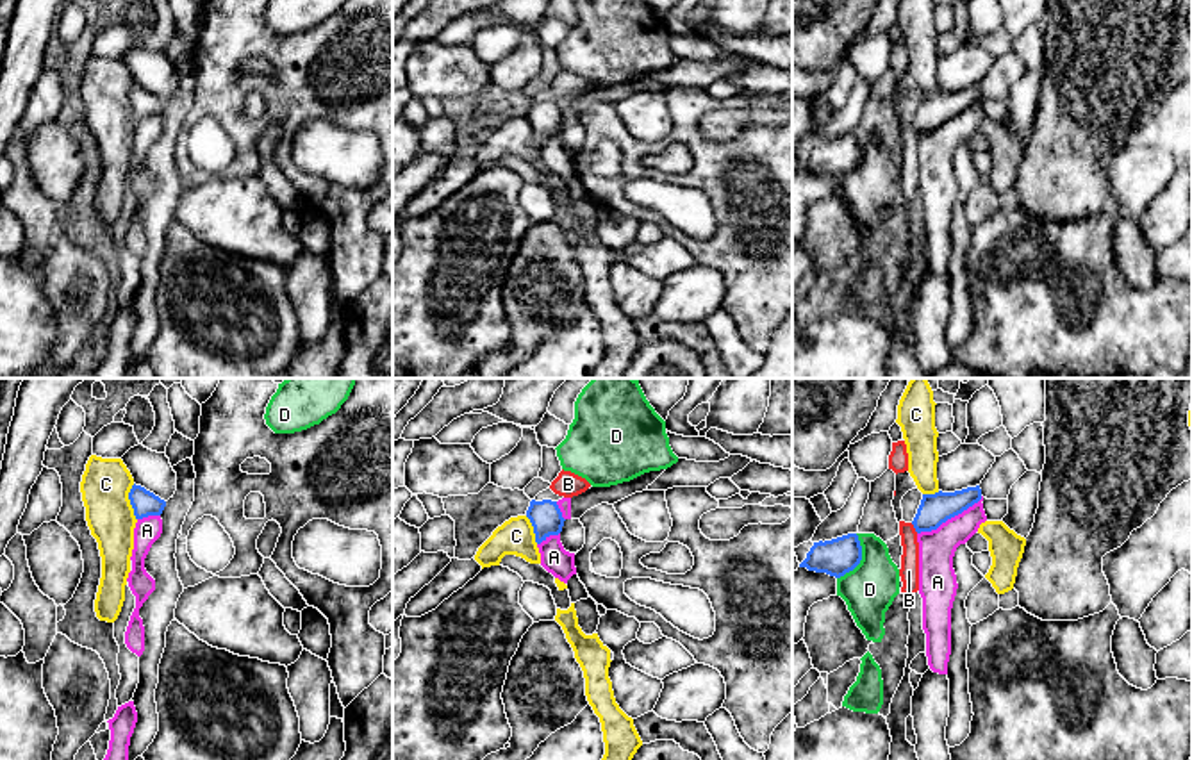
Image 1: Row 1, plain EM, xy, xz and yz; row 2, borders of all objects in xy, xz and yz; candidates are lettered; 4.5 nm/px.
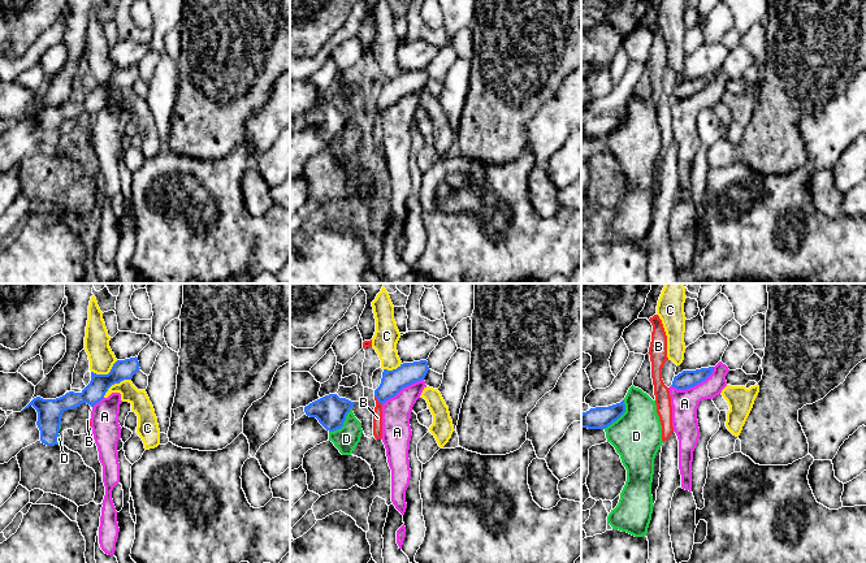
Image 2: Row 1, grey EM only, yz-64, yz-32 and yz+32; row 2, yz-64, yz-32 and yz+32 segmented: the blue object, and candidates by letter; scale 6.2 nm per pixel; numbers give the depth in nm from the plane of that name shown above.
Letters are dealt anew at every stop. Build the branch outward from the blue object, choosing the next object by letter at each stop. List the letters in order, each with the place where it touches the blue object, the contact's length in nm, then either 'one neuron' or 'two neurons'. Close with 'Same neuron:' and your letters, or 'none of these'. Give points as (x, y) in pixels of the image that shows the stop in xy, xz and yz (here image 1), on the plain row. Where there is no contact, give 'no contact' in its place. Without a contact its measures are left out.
A: yz (950, 118) | 340 nm | two neurons
B: yz (914, 127) | 60 nm | two neurons
C: xy (131, 102) | 170 nm | two neurons
D: yz (860, 159) | 220 nm | two neurons
Same neuron: none of these

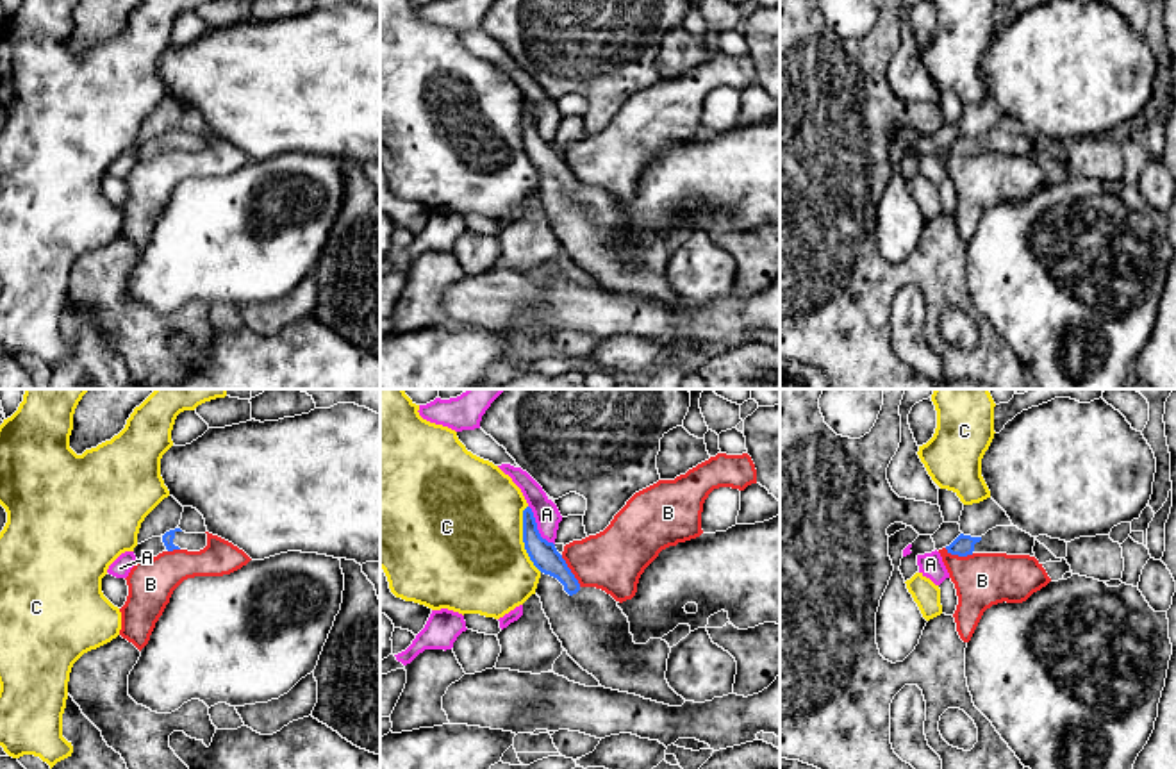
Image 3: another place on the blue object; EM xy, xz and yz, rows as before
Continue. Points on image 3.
A: xz (536, 127) | 220 nm | two neurons
B: xz (570, 172) | 170 nm | two neurons
C: xz (523, 140) | 320 nm | two neurons
Same neuron: none of these

